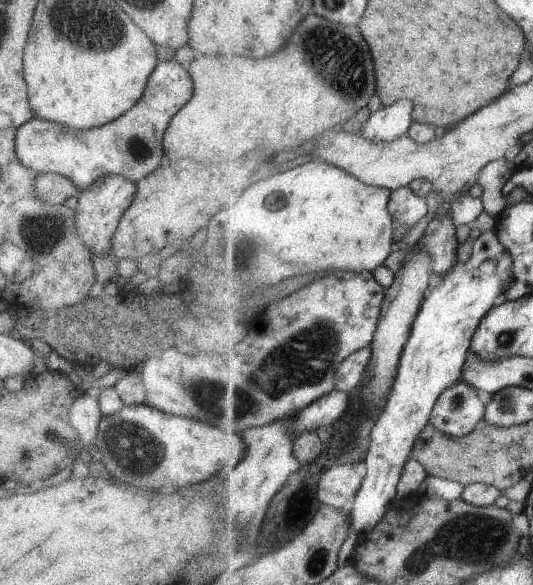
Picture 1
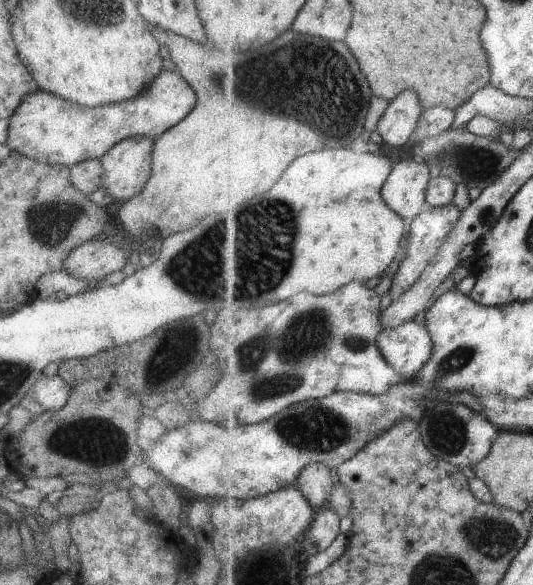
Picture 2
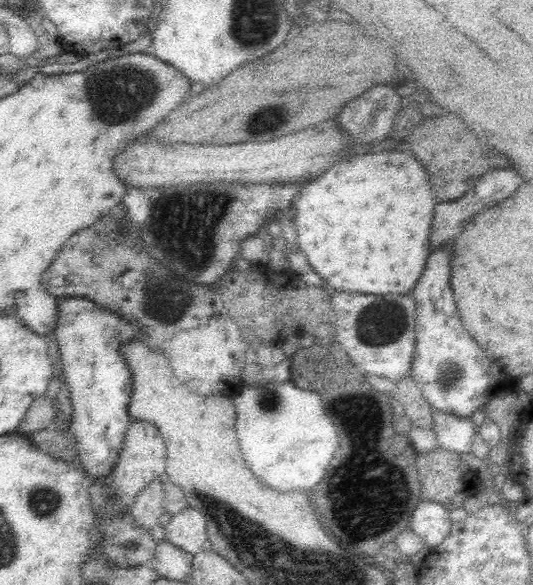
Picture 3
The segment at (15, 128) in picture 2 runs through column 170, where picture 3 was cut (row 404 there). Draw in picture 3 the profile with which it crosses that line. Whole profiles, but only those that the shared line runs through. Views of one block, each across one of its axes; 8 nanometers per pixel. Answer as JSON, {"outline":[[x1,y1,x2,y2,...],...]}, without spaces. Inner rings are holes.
{"outline":[[82,297,61,298,57,311,58,318,54,336,59,344,64,382,71,392,73,408,69,430,77,438,79,462,82,463,85,473,89,478,100,480,102,476,110,474,110,470,118,462,118,454,122,450,122,443,131,423,126,412,131,392,130,369,126,367,119,347,123,341,141,339,141,333,138,331,138,325,132,321,124,320,110,309,100,308,94,301]]}

